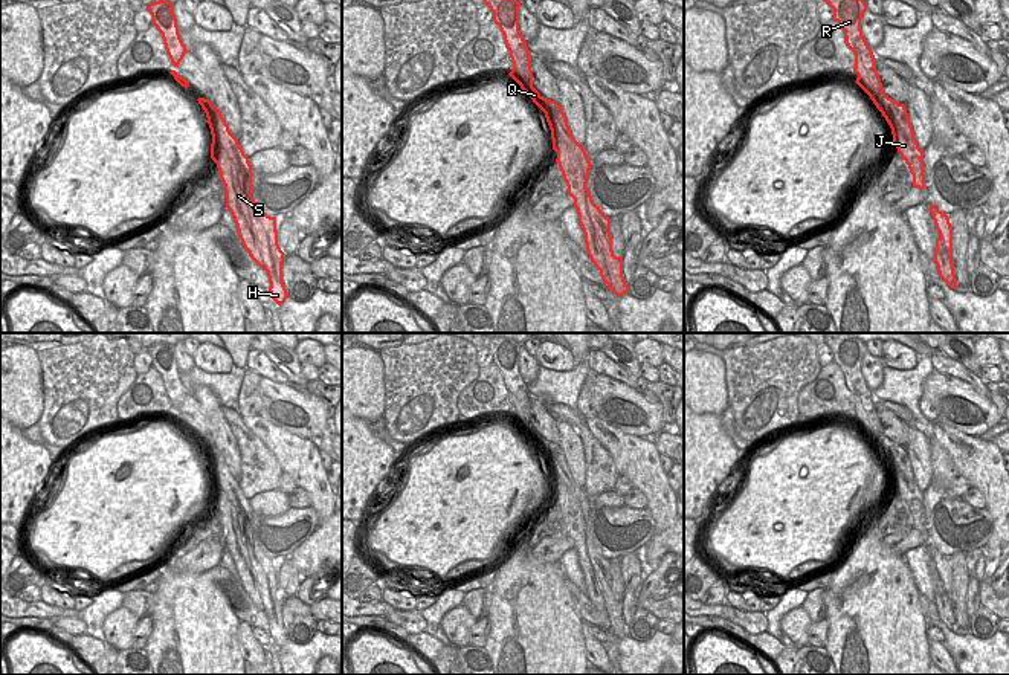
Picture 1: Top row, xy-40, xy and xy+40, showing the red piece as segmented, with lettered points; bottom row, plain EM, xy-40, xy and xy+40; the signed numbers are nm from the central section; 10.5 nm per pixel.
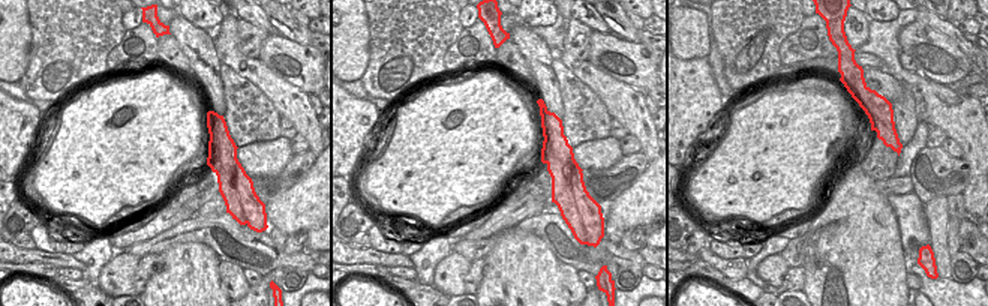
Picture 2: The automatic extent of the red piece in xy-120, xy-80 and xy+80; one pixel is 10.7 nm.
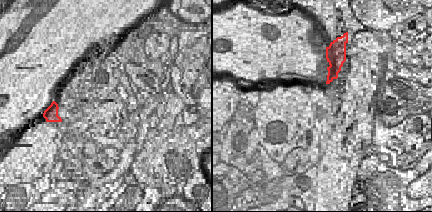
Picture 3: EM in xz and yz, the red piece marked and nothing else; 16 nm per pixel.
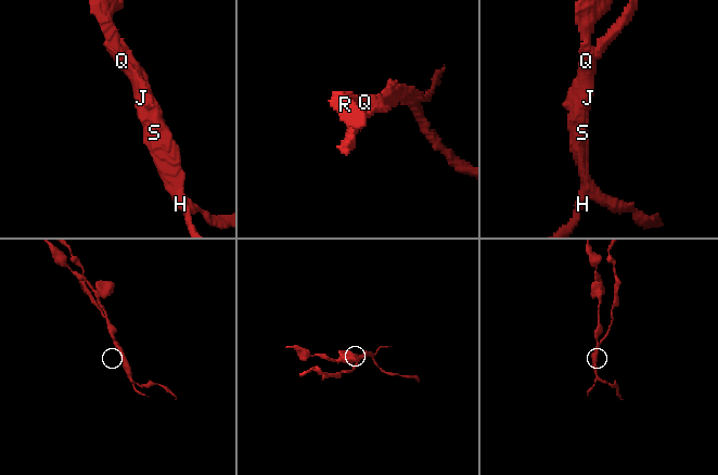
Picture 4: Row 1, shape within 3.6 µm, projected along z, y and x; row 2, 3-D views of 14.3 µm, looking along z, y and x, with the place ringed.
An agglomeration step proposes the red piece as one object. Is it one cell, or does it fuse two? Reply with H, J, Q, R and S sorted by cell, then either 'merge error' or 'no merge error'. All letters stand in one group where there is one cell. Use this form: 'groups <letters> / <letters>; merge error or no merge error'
groups H J S / Q R; merge error

